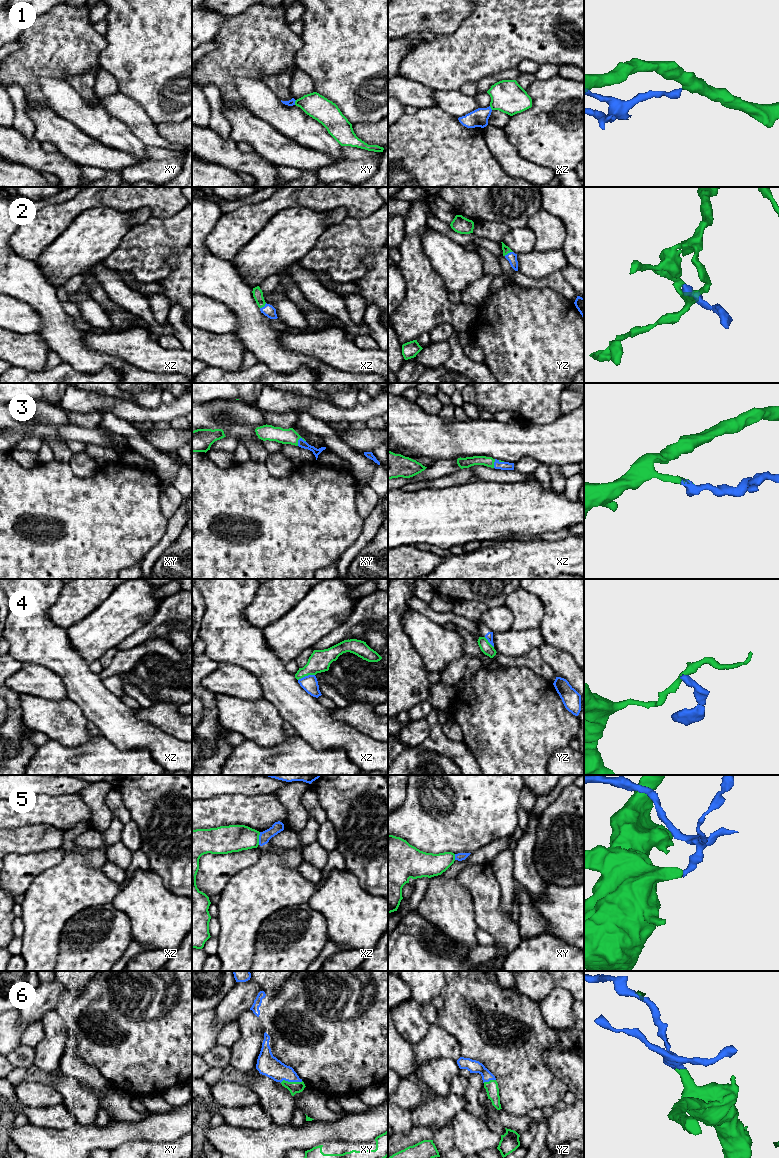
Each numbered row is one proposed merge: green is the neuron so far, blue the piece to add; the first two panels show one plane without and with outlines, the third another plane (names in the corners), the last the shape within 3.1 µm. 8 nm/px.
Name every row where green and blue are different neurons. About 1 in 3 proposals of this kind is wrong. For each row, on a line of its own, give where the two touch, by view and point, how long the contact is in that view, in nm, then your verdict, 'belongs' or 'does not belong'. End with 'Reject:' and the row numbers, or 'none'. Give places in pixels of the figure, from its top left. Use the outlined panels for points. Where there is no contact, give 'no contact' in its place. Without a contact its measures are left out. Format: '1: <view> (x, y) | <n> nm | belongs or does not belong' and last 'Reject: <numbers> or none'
1: xy (295, 102) | 40 nm | does not belong
2: yz (508, 252) | 80 nm | belongs
3: xy (299, 438) | 80 nm | belongs
4: xz (306, 675) | 140 nm | does not belong
5: xz (258, 838) | 110 nm | does not belong
6: xy (291, 1082) | 180 nm | belongs
Reject: 1, 4, 5

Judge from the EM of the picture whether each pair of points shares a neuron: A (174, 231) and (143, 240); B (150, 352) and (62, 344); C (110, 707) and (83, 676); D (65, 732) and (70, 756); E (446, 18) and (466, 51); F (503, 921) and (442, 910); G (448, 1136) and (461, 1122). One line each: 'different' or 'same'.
A: same
B: different
C: same
D: different
E: different
F: different
G: different

